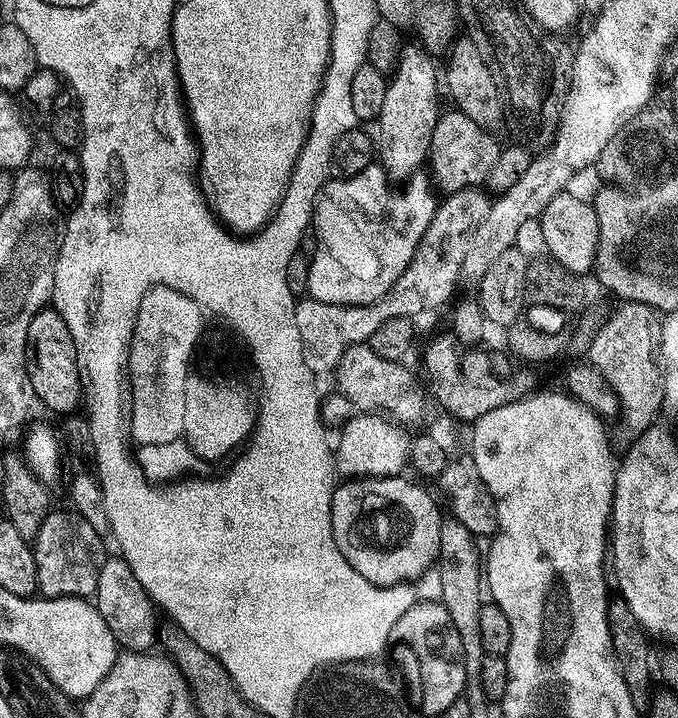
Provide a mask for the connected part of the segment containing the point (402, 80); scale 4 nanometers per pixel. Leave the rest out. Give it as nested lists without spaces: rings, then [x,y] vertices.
[[[401,43],[400,57],[396,71],[391,73],[382,114],[378,121],[378,160],[395,181],[405,181],[414,172],[425,167],[432,151],[434,126],[442,115],[442,108],[436,105],[436,84],[438,88],[438,64],[427,48],[419,43]]]

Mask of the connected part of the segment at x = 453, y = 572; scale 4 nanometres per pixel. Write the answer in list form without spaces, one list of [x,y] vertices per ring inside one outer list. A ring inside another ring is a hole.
[[[444,522],[440,526],[440,596],[439,603],[450,614],[450,622],[454,622],[454,630],[458,630],[458,638],[462,638],[462,654],[466,662],[466,670],[470,674],[478,674],[484,661],[482,633],[478,627],[478,614],[482,597],[482,552],[476,549],[477,537],[472,535],[466,526],[455,522]]]

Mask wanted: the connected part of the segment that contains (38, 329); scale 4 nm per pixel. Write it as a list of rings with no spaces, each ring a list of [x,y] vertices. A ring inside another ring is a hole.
[[[49,306],[34,314],[30,330],[26,330],[26,358],[30,386],[45,409],[72,412],[81,407],[84,387],[78,374],[78,350],[74,350],[74,338],[70,338],[70,329],[56,308]]]

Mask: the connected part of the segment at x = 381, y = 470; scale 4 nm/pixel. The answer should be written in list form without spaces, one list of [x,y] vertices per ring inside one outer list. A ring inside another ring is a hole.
[[[356,414],[339,429],[340,441],[334,444],[336,471],[344,478],[399,476],[409,467],[407,436],[401,425],[379,414]]]

